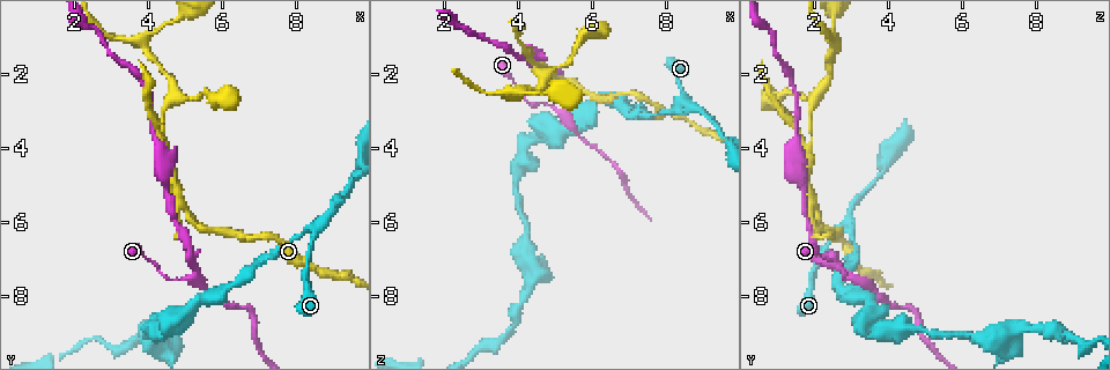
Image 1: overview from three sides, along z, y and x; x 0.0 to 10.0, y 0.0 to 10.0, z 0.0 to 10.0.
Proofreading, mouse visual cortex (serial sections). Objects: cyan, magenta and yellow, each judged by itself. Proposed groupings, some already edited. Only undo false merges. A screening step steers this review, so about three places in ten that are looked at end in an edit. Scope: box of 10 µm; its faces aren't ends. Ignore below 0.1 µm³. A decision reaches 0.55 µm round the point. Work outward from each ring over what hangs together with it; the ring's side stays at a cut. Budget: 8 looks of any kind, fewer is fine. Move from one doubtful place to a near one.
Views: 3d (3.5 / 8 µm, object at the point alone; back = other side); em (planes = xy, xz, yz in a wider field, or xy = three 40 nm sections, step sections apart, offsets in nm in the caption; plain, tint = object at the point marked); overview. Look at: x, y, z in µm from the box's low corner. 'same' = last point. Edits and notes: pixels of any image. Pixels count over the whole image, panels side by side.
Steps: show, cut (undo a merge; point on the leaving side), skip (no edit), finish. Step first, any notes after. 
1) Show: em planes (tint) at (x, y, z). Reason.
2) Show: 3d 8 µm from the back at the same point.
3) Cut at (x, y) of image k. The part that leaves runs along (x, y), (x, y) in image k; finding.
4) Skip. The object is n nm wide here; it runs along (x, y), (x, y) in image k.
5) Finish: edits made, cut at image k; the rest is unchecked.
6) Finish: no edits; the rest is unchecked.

Show: 3d 8 µm from the back at (5.10, 7.50, 3.00). Narrows sharply.

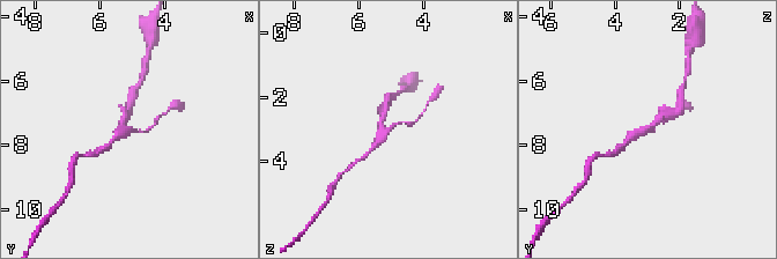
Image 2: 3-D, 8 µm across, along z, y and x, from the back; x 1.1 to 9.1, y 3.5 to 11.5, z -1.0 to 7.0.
Show: 3d 3.5 µm at the same point. Zoom in.

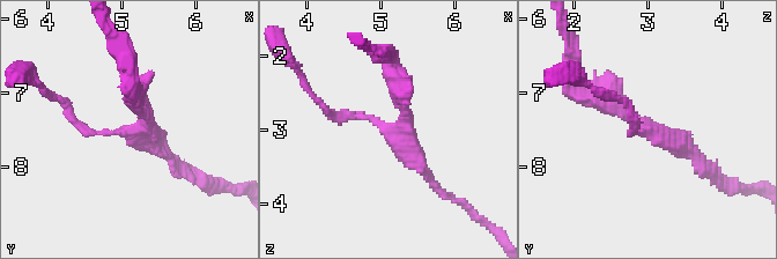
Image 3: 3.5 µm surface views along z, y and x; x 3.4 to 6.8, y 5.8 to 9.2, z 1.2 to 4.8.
Show: em xy step 3 (tint) at (5.10, 7.55, 3.00). Now the EM.

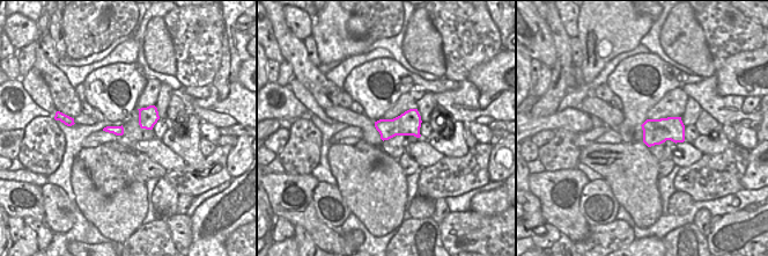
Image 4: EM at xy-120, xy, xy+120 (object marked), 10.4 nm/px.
Skip. One cell here.

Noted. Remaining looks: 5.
Show: 3d 8 µm at (4.70, 4.65, 1.75). Branch point.

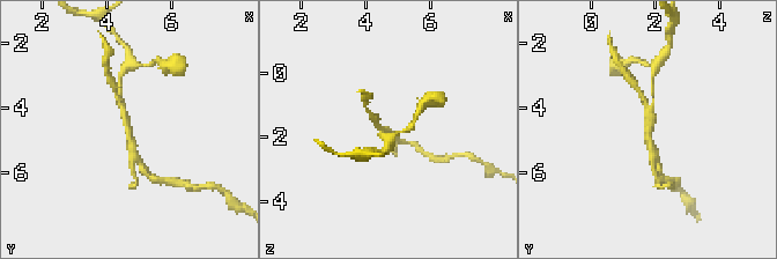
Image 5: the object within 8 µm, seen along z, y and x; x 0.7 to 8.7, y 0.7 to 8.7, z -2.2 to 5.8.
Show: em xy step 5 (tint) at the same point. Now the EM.

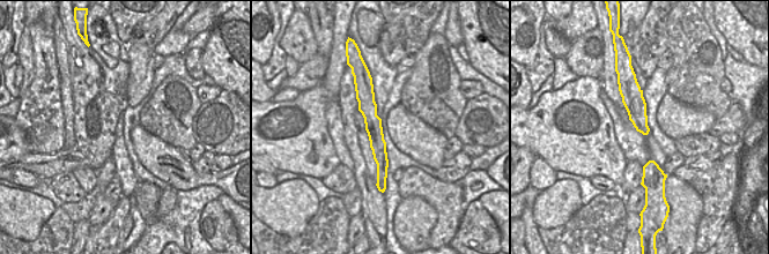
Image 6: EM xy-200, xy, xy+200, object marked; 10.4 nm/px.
Cut at (375, 118) of image 5. A border runs along (659, 167), (652, 173), (653, 182) in image 6; a second cell is stuck on.

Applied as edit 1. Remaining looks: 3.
Show: 3d 3.5 µm from the back at (6.80, 8.30, 4.65). Abrupt turn.

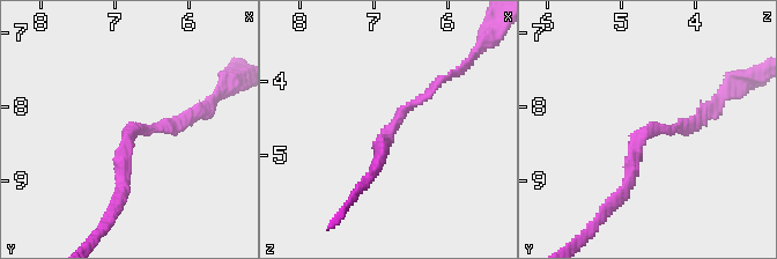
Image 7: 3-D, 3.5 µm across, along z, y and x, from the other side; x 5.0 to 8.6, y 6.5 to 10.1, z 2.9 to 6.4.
Show: em planes (tint) at (6.80, 8.35, 4.65). The arms are 150, 200 nm wide.

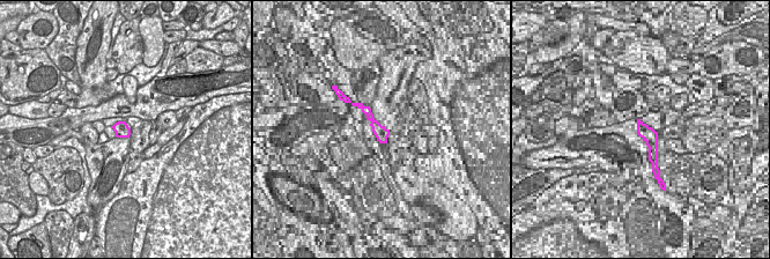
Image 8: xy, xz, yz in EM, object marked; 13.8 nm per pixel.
Skip. It runs along (696, 120), (646, 131), (616, 199) in image 7; continuous, no second cell.

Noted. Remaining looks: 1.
Finish: edits made, cut at image 5; the rest is unchecked.

